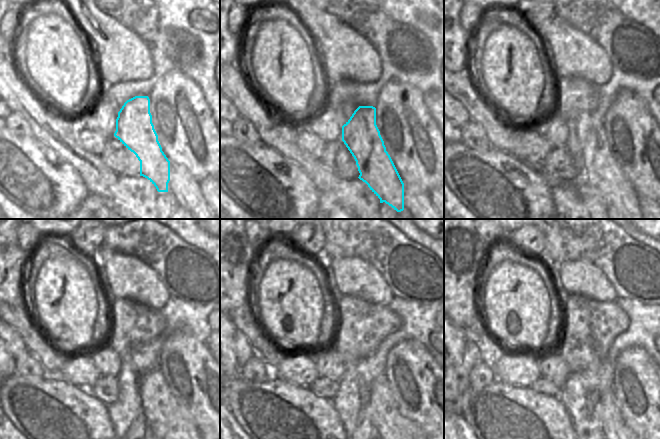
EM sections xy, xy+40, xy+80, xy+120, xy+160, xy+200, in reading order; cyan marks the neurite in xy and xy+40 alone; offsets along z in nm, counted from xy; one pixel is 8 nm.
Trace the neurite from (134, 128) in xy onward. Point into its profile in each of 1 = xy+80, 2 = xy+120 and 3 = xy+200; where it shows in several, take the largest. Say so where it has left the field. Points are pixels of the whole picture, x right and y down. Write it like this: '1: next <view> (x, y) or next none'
1: next xy+80 (603, 173)
2: next xy+120 (167, 420)
3: next xy+200 (612, 421)

